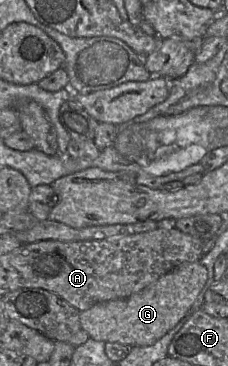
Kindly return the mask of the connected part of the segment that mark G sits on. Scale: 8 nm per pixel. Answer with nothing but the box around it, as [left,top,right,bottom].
[79,261,208,346]

